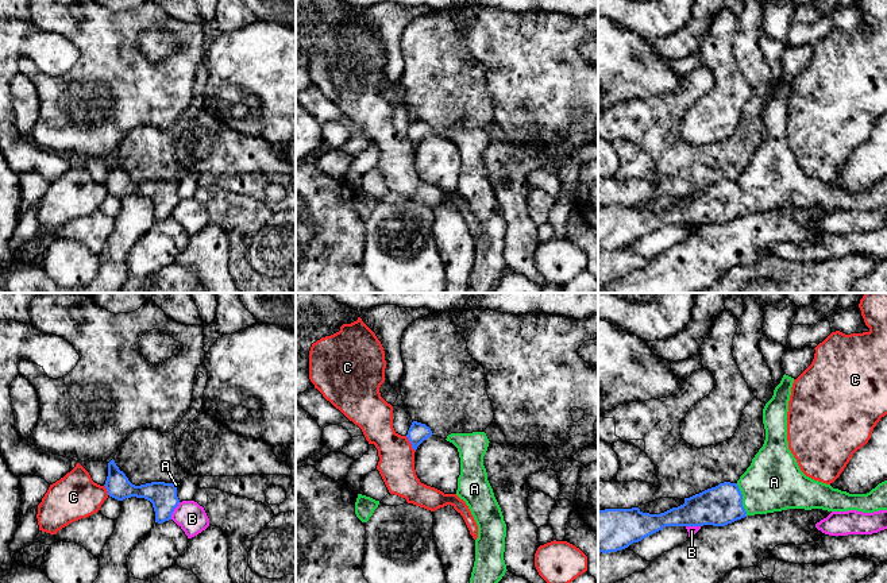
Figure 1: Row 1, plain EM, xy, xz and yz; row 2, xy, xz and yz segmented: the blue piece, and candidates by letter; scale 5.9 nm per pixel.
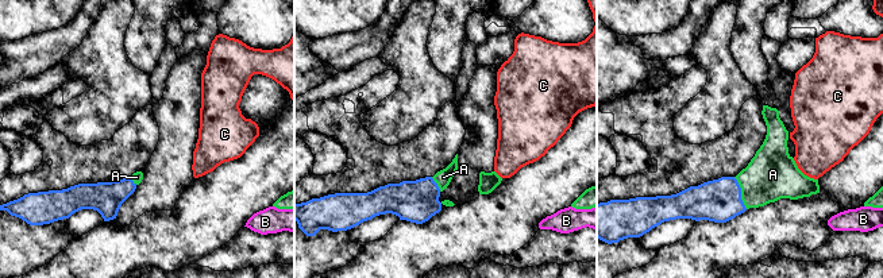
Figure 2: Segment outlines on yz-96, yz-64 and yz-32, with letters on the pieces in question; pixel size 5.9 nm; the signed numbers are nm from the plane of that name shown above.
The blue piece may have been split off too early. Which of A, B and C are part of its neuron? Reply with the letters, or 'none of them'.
A

